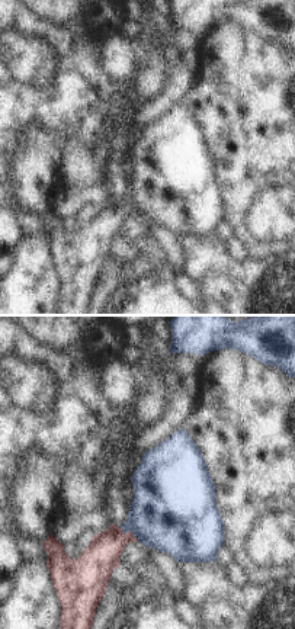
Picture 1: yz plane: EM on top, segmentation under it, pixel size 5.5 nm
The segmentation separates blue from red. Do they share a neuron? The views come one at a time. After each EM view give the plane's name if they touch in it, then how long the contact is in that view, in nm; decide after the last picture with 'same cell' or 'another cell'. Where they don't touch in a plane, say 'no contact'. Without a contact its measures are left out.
contact in yz; length 130 nm

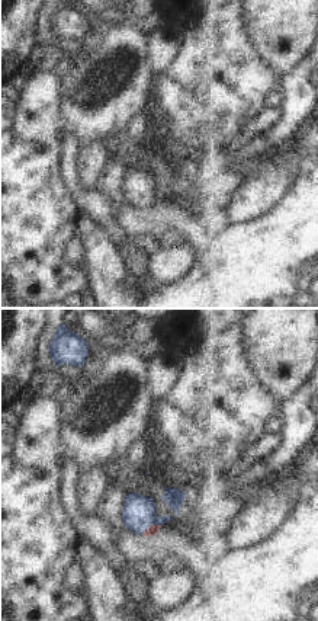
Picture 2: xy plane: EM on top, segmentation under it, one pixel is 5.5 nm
contact in xy; length 130 nm

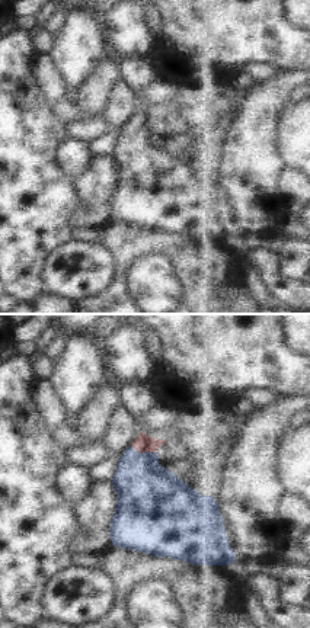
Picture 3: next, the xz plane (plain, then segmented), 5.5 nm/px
contact in xz; length 150 nm

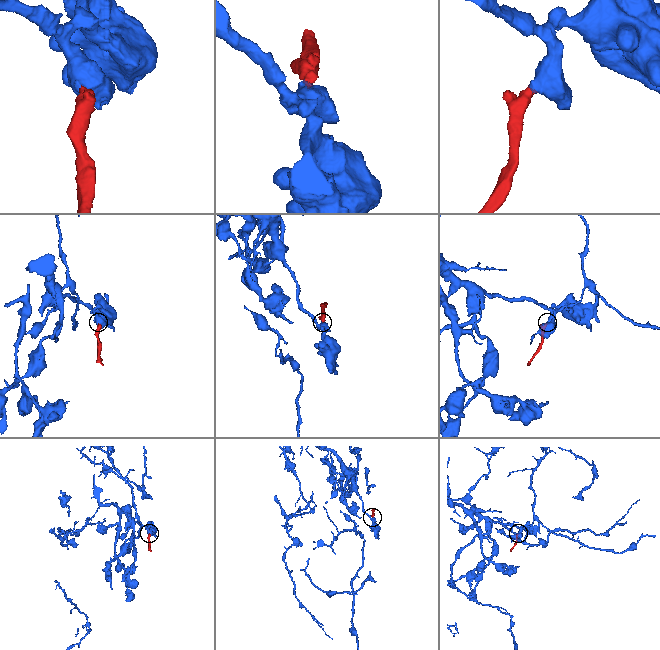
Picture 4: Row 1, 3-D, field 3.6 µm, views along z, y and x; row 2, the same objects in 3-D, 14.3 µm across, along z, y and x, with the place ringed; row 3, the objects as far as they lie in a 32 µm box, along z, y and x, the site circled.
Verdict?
same cell

